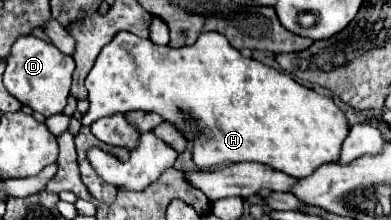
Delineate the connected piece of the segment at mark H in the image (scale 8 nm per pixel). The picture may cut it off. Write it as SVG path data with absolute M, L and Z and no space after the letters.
M121 31L97 55L93 69L85 79L85 87L89 91L89 111L81 119L83 125L91 125L93 121L115 113L157 113L187 139L193 163L201 171L215 169L223 163L255 161L267 163L273 169L295 177L307 177L319 165L339 161L341 143L349 133L345 115L329 97L299 85L279 69L243 57L215 31L201 33L197 43L187 47L155 45L151 39L141 39L129 31Z

